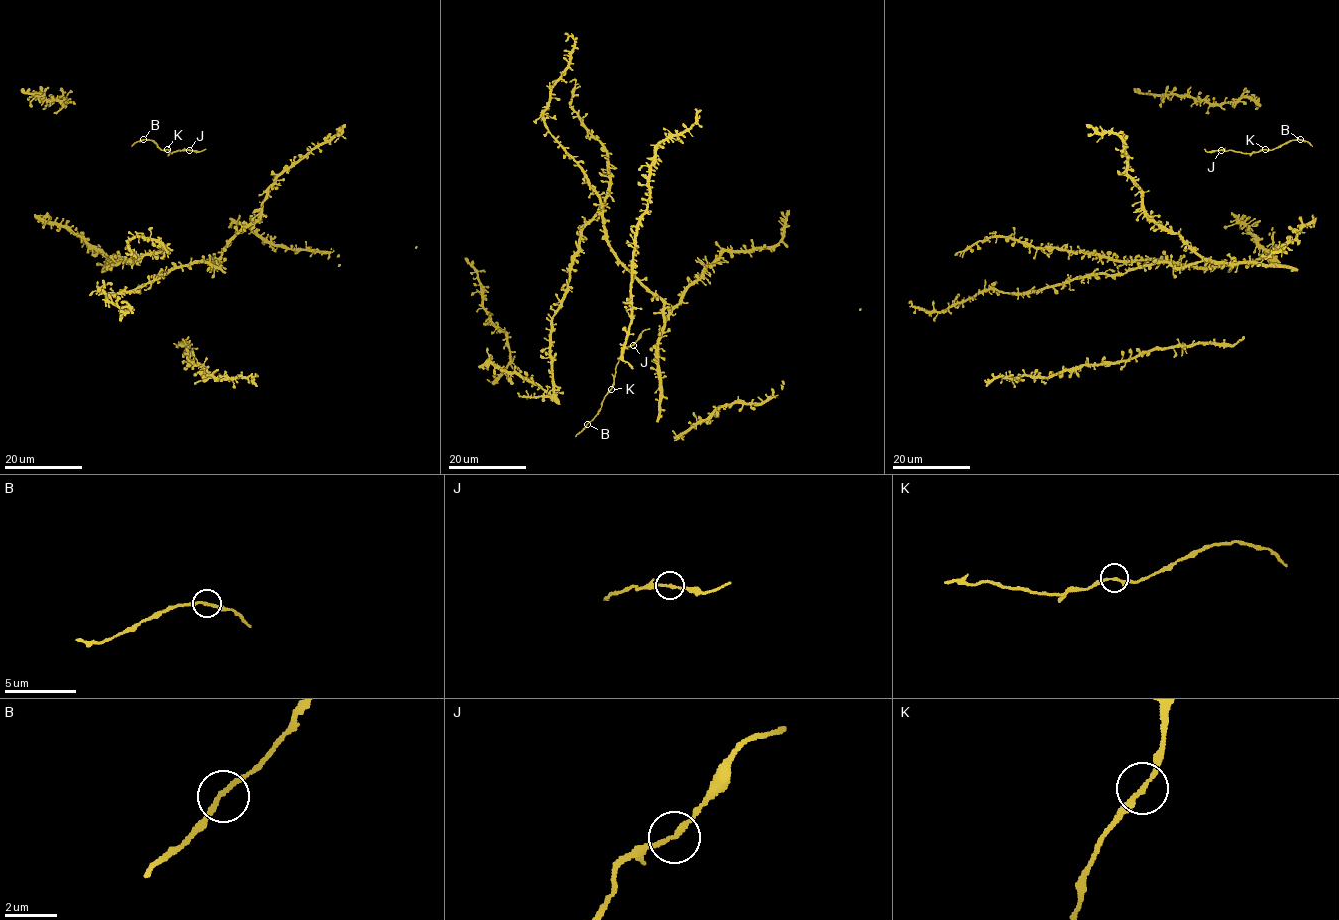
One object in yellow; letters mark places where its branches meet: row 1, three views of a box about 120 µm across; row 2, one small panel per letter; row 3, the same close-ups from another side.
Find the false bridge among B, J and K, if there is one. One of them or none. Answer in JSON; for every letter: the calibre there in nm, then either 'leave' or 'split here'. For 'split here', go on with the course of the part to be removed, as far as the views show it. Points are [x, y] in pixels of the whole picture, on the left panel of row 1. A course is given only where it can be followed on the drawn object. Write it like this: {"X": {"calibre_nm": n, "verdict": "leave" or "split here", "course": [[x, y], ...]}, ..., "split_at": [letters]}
{"B": {"calibre_nm": 170, "verdict": "leave"}, "J": {"calibre_nm": 170, "verdict": "leave"}, "K": {"calibre_nm": 180, "verdict": "leave"}, "split_at": []}

